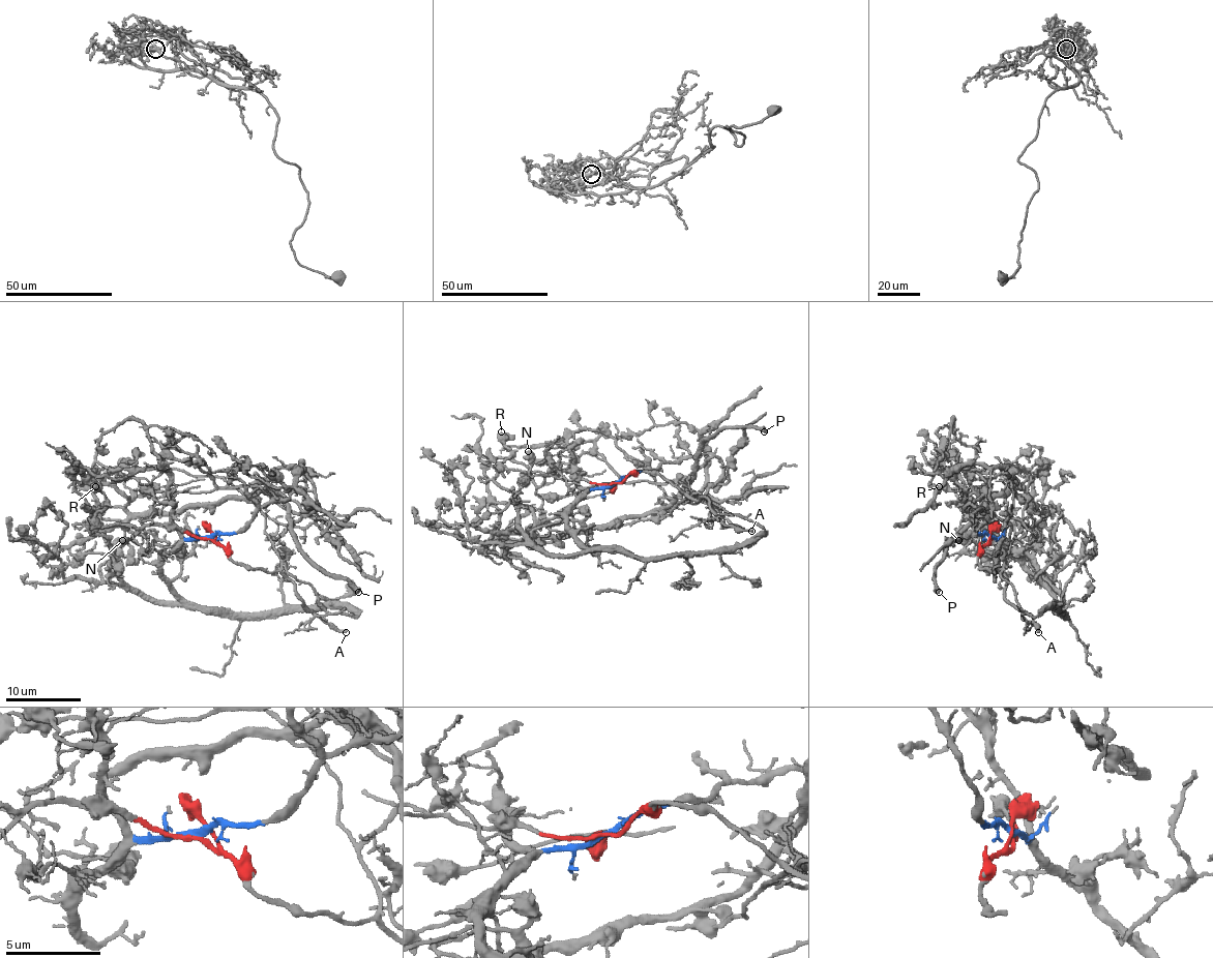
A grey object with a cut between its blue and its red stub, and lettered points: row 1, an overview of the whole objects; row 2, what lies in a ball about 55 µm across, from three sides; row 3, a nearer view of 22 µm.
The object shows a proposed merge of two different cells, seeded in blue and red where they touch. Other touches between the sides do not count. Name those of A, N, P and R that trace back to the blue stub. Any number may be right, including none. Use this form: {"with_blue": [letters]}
{"with_blue": ["P"]}

